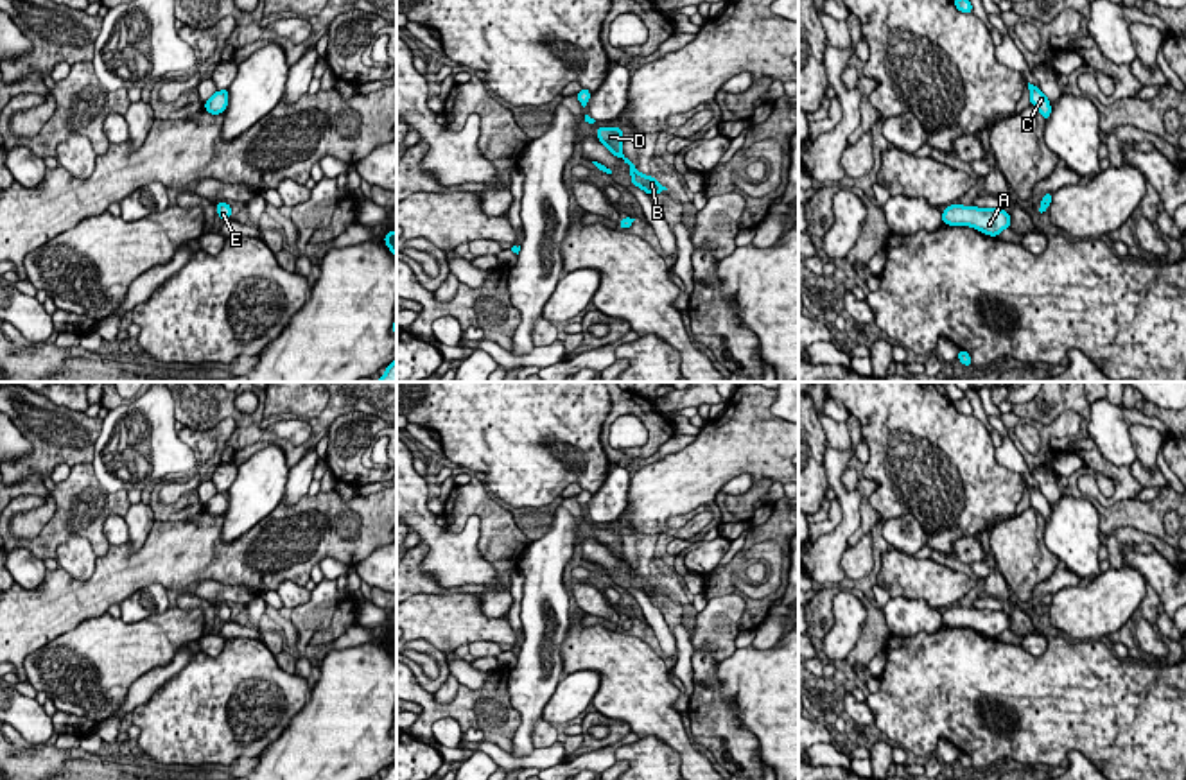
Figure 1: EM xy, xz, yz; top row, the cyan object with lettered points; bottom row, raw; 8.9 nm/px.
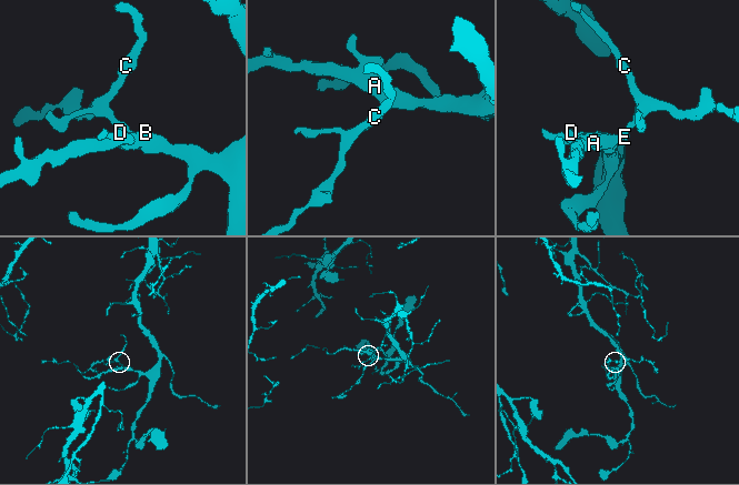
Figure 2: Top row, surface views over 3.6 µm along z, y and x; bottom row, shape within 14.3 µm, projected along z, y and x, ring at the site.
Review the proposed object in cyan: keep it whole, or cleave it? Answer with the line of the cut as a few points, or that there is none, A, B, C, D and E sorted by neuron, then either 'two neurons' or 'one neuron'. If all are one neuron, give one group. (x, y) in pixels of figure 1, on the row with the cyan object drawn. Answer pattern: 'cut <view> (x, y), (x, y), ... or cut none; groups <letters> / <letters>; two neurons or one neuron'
cut none; groups A B C D E; one neuron

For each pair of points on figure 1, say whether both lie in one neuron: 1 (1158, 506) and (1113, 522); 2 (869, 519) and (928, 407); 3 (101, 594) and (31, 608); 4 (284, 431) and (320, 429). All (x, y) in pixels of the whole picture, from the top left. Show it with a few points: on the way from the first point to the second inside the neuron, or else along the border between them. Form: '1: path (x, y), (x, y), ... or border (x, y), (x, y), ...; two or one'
1: path (1147, 515), (1124, 515); one
2: border (862, 476), (874, 485), (869, 504), (881, 519); two
3: path (83, 599), (49, 608); one
4: border (313, 427), (311, 434), (300, 443), (275, 442); two

